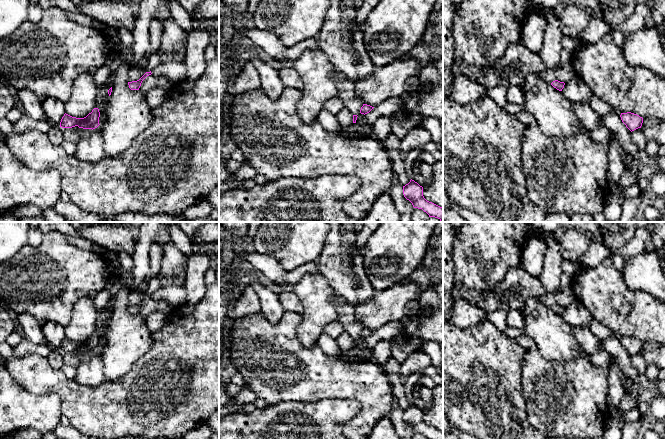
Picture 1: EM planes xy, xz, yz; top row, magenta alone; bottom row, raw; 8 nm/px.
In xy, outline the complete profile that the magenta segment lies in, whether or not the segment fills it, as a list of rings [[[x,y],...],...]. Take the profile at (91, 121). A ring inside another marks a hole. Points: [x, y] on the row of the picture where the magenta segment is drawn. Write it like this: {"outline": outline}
{"outline": [[[94,108],[91,113],[89,113],[84,118],[72,117],[68,114],[64,114],[61,119],[60,127],[62,128],[72,128],[78,126],[83,129],[95,129],[99,124],[100,112],[98,108]]]}

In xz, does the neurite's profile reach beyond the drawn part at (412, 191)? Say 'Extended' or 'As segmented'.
As segmented

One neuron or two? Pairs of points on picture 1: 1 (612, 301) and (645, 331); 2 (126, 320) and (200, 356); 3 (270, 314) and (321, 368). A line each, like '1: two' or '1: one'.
1: one
2: two
3: two

